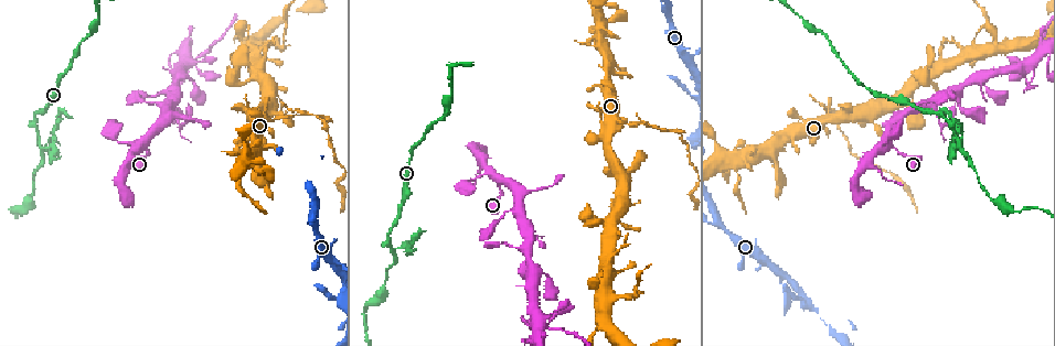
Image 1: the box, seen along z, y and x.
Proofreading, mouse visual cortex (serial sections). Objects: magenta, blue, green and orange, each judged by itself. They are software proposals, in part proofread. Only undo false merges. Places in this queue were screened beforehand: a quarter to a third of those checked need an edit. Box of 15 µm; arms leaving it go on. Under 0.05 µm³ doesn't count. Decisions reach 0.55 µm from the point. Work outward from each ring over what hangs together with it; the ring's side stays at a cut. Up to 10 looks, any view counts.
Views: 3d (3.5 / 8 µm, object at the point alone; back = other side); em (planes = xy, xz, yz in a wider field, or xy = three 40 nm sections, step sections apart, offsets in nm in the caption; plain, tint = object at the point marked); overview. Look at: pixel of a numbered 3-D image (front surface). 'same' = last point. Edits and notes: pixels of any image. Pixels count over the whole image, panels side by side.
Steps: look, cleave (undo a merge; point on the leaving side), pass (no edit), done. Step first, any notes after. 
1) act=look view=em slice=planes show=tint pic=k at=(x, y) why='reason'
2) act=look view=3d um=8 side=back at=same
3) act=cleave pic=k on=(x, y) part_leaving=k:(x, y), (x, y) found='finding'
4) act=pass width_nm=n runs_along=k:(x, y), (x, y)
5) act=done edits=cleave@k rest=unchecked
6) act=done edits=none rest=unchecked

act=look view=3d um=3.5 pic=1 at=(827, 37) why='narrows sharply'

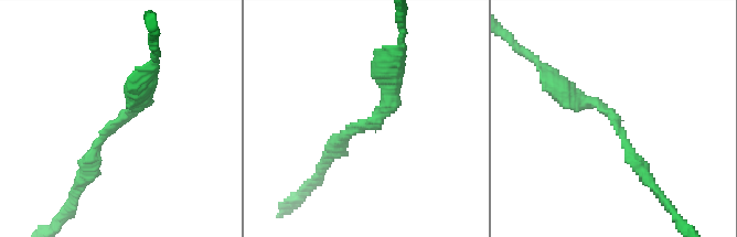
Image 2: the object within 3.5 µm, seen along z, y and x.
act=look view=em slice=xy step=1 show=tint pic=2 at=(366, 126) arm_widths_nm=200,200

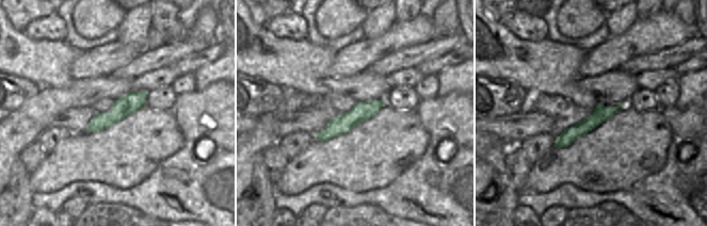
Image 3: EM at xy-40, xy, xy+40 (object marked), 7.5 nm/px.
act=pass runs_along=3:(381, 102), (319, 135) found='all the same cell'

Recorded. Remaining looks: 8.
act=look view=3d um=3.5 side=back pic=1 at=(499, 183) why='thin arm on a thick one'

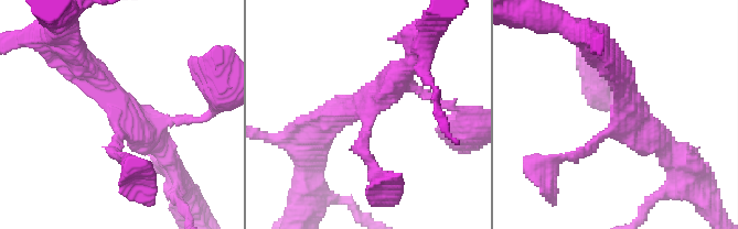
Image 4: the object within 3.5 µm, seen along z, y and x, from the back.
act=look view=em slice=xy step=1 show=tint pic=4 at=(120, 120) arms=4 arm_widths_nm=150,150,400,400

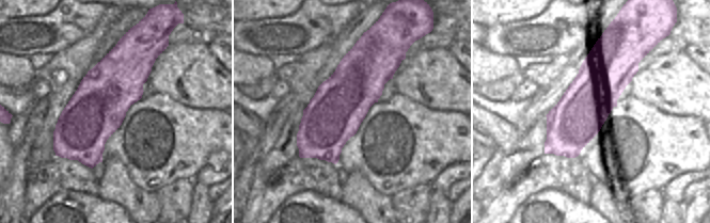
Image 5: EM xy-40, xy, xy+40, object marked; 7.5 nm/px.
act=pass width_nm=420 runs_along=4:(127, 157), (120, 107), (79, 63) found='continuous, no second cell'

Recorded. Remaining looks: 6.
act=look view=3d um=8 pic=1 at=(177, 119) why='narrows sharply'

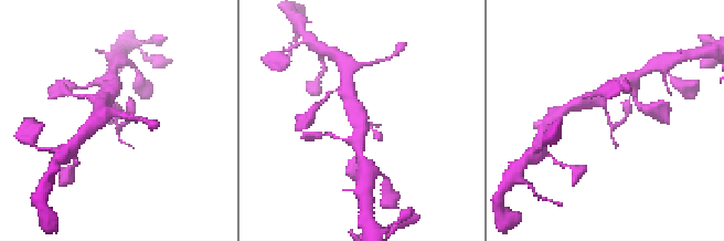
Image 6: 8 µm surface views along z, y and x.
act=look view=3d um=3.5 side=back pic=6 at=(608, 115)

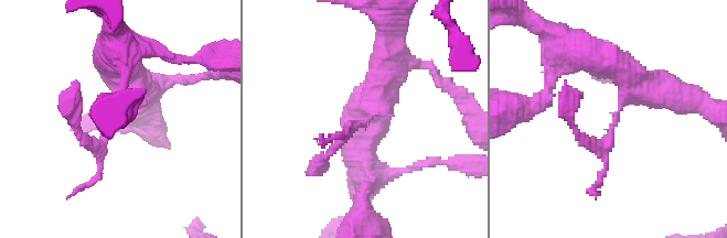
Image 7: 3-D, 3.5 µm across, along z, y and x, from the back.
act=look view=em slice=xy step=2 show=tint pic=7 at=(368, 120) why='now the EM'

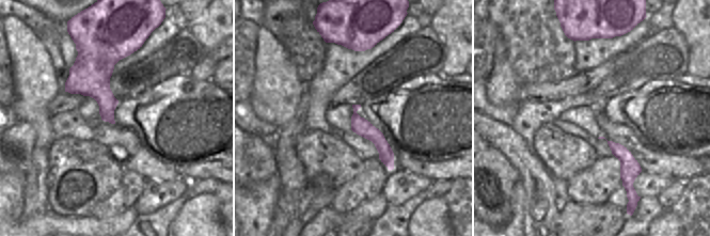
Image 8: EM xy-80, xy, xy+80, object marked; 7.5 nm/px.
act=pass found='one cell here'

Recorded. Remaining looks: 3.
act=look view=3d um=3.5 side=back pic=1 at=(277, 46) why='sharp bend'

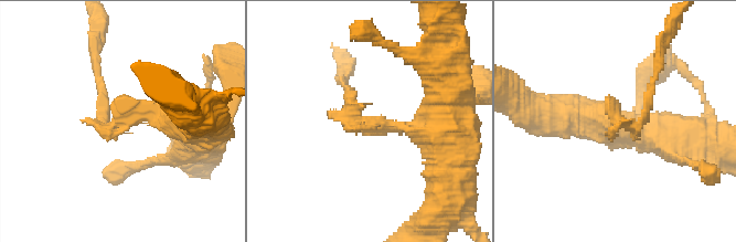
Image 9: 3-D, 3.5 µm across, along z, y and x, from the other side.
act=look view=em slice=xy step=5 show=tint pic=9 at=(377, 124) arm_widths_nm=150,400 why='shape alone is not enough'

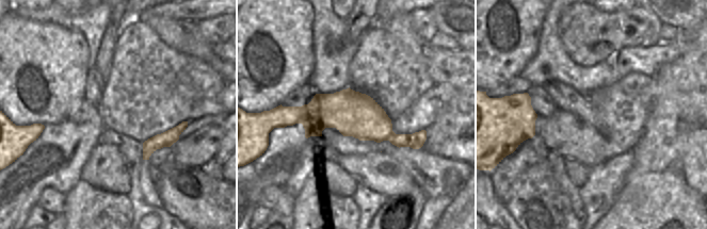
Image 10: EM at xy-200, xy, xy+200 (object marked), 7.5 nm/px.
act=look view=em slice=xy step=1 show=tint at=same

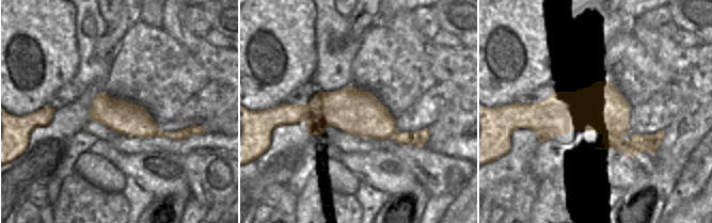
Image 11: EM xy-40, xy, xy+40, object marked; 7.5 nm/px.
act=cleave pic=9 on=(102, 88) found='a second cell is stuck on'

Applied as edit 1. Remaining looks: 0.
act=done edits=cleave@9 rest=unchecked

